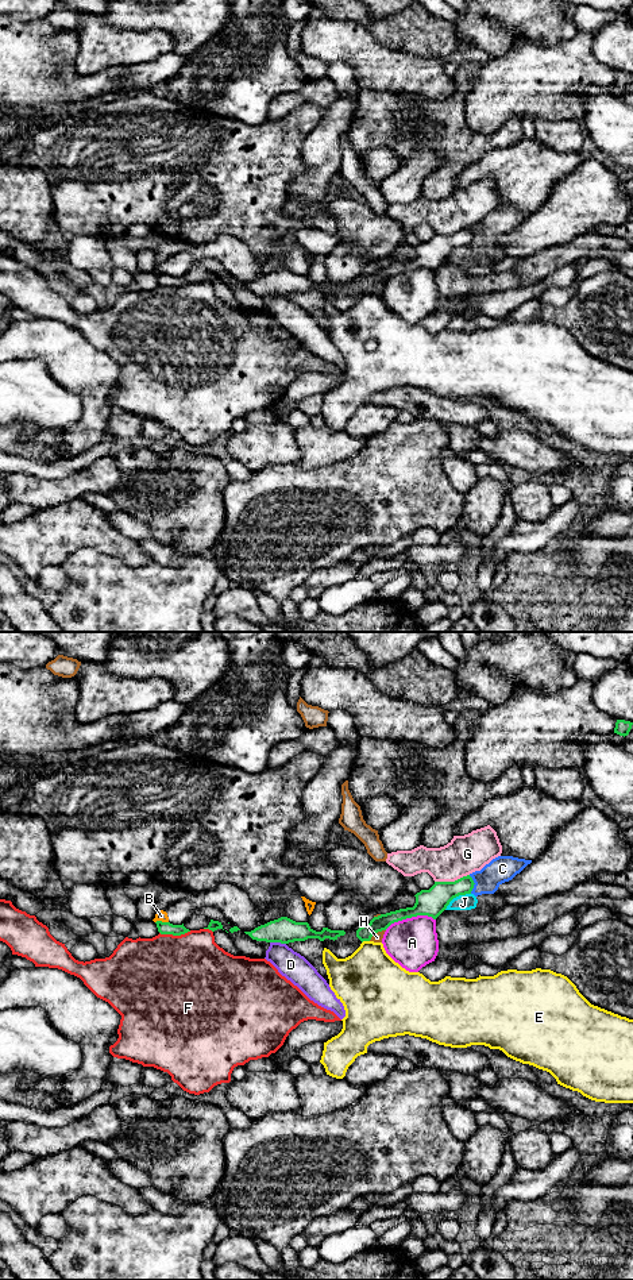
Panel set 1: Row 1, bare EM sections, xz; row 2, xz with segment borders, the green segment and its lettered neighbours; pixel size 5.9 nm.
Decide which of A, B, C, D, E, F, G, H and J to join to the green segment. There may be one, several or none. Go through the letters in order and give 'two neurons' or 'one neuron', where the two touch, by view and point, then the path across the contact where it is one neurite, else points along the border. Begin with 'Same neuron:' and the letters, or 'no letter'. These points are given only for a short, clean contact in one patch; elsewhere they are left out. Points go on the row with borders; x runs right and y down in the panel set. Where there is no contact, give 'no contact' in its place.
Same neuron: no letter
A: two neurons; meets green in xz at (409, 917)
B: two neurons; meets green in xz at (161, 921)
C: two neurons; meets green in xz at (474, 883)
D: two neurons; meets green in xz at (278, 941); border along xz (270, 941), (285, 944)
E: two neurons; meets green in xz at (365, 940)
F: two neurons; meets green in xz at (174, 935)
G: two neurons; meets green in xz at (451, 882)
H: two neurons; meets green in xz at (377, 932); border along xz (385, 929), (369, 940)
J: two neurons; meets green in xz at (456, 895)

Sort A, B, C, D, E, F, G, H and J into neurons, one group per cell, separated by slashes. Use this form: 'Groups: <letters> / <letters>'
Groups: A / B / C J / D / E / F / G / H

